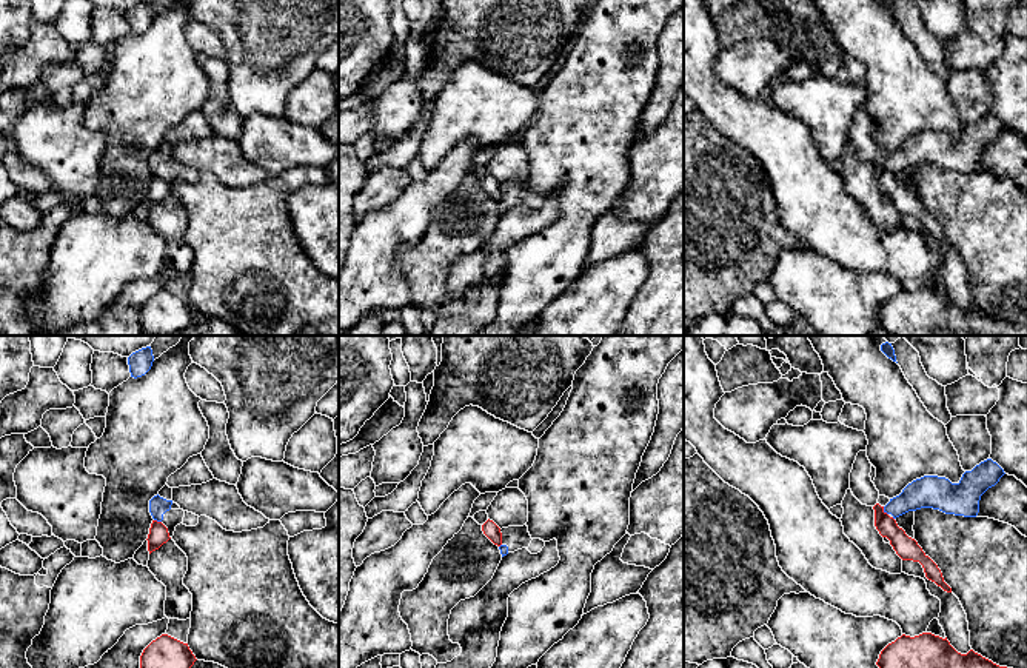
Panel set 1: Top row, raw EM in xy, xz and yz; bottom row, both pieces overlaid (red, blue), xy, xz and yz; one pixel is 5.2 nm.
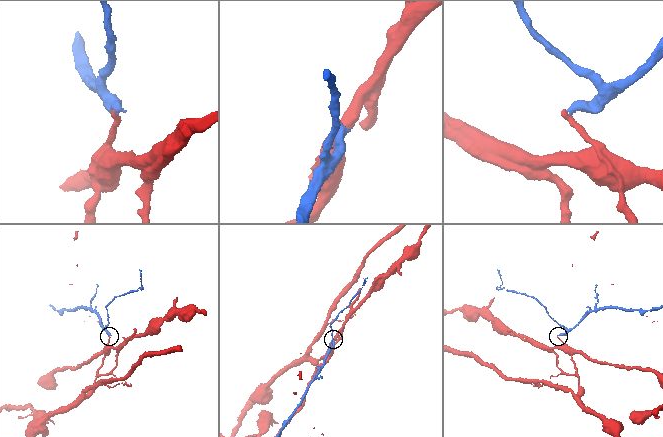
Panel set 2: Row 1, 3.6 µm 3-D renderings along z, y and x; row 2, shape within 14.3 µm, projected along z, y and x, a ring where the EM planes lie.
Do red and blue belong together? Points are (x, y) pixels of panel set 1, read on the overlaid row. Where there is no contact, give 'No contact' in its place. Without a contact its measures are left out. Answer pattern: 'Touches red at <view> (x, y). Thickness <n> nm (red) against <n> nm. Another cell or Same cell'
Touches red at yz (883, 511). Thickness 120 nm (red) against 160 nm. Another cell

